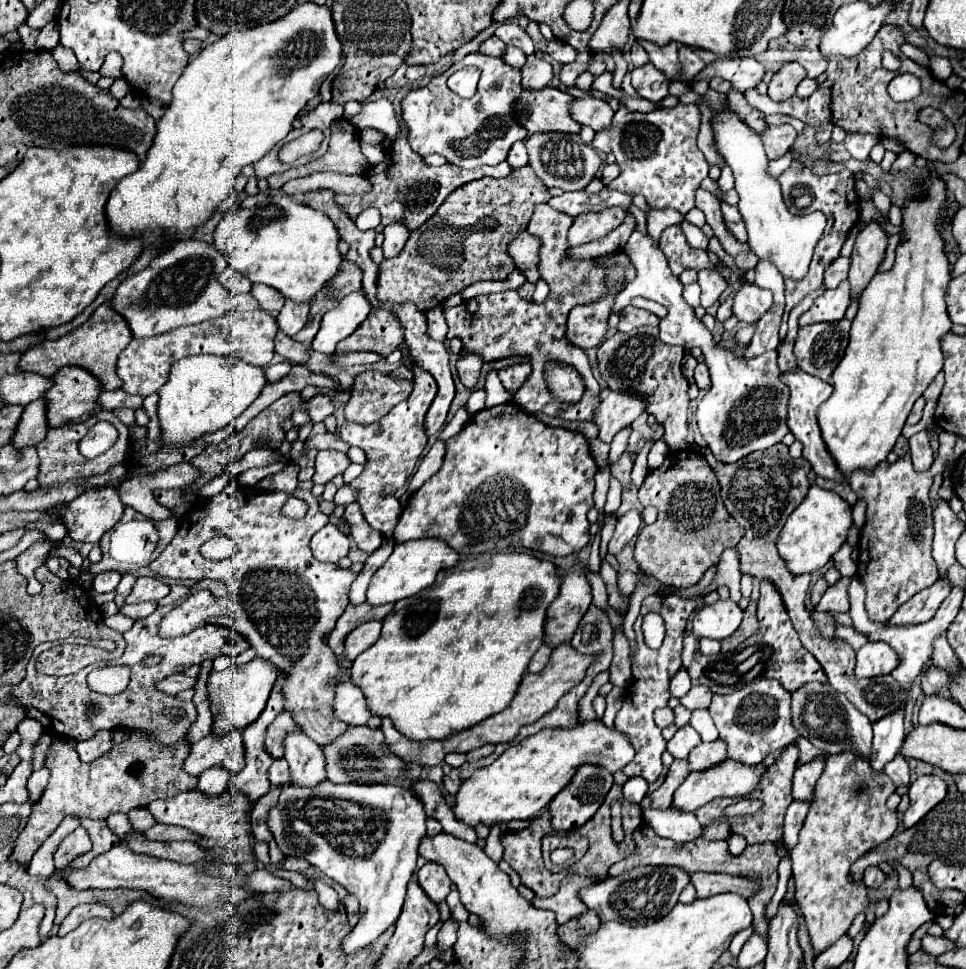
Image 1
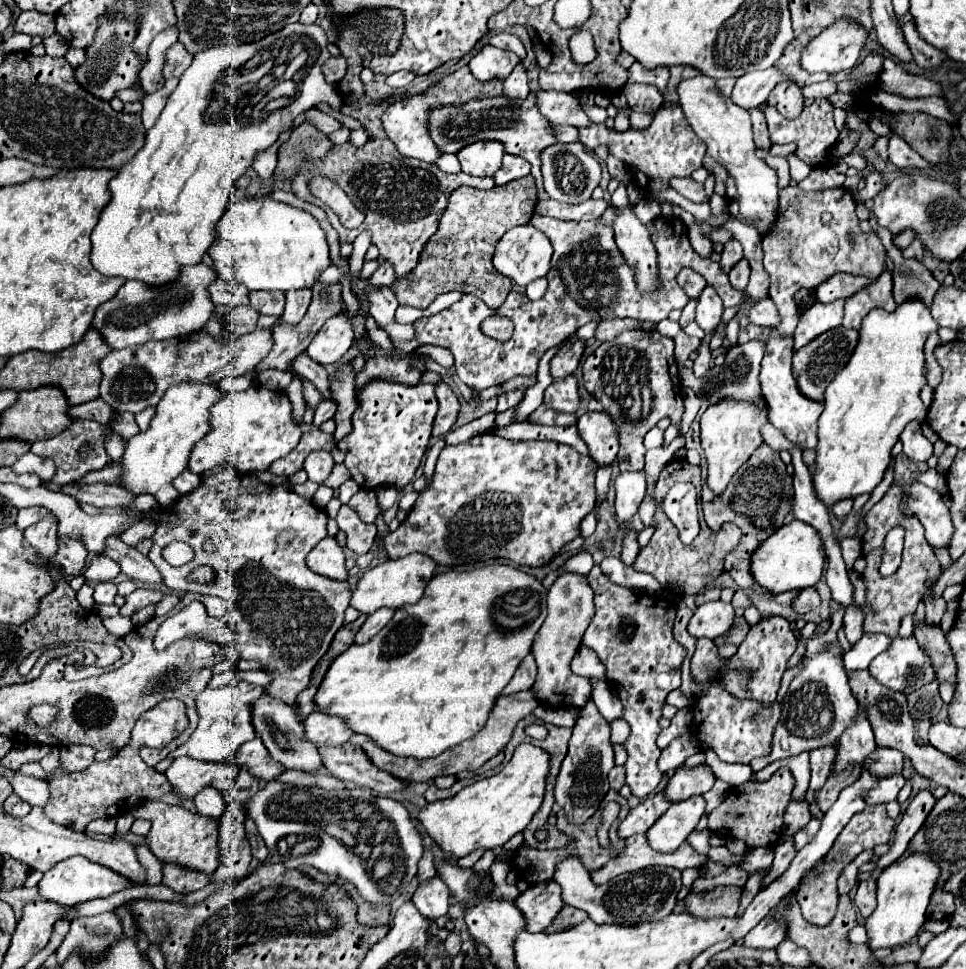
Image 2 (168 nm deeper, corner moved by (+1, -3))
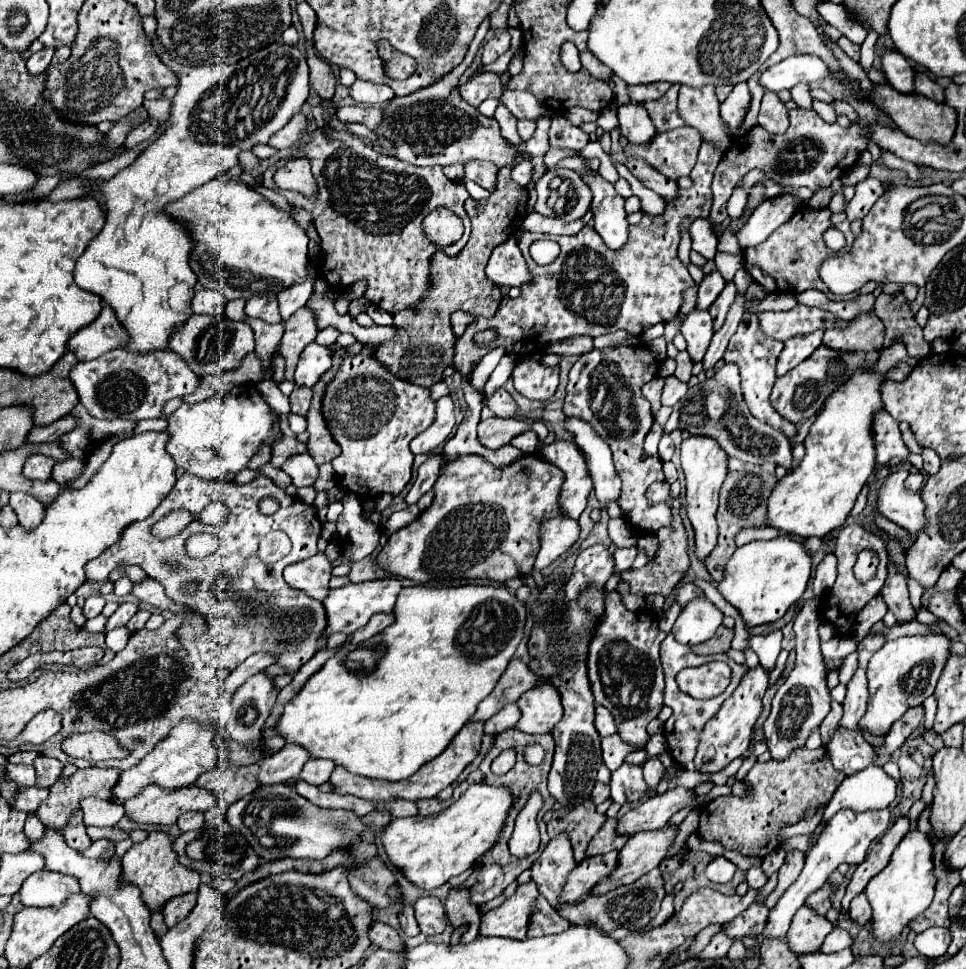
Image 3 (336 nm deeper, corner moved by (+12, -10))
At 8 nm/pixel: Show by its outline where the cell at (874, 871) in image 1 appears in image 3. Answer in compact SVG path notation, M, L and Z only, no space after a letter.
M864 894L856 896L852 900L848 914L850 914L850 920L854 920L858 926L864 926L864 924L868 924L872 920L872 908L870 908L870 904L868 904Z

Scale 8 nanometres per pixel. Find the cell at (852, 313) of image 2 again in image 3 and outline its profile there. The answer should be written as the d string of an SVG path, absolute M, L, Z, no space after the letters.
M858 316L850 322L850 328L842 332L824 332L822 344L840 352L874 352L880 350L884 342L884 324L874 316Z

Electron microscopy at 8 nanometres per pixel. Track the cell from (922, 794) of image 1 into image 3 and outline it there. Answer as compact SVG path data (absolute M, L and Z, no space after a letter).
M898 818L896 824L870 848L870 852L866 854L866 860L862 864L858 864L856 872L852 874L852 880L846 888L846 896L842 900L842 912L848 912L848 906L850 906L852 898L862 894L866 884L870 882L870 878L874 878L878 872L882 872L886 868L894 848L902 840L902 836L908 832L908 828L910 828L910 820L908 818Z

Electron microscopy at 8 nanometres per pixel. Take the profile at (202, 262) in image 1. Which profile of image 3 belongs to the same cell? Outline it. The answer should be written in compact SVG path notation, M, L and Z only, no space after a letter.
M102 308L100 316L80 328L68 344L68 350L74 352L74 356L82 362L82 360L94 360L114 348L124 346L126 342L126 332L122 330L122 326L118 324L118 320L114 320L114 312L110 312L110 308Z

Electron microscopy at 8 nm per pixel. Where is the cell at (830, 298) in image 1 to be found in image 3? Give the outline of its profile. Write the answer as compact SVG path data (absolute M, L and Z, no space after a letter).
M812 332L810 336L794 336L794 340L784 342L784 352L778 356L776 376L784 376L802 360L812 356L812 352L822 344L824 332Z

